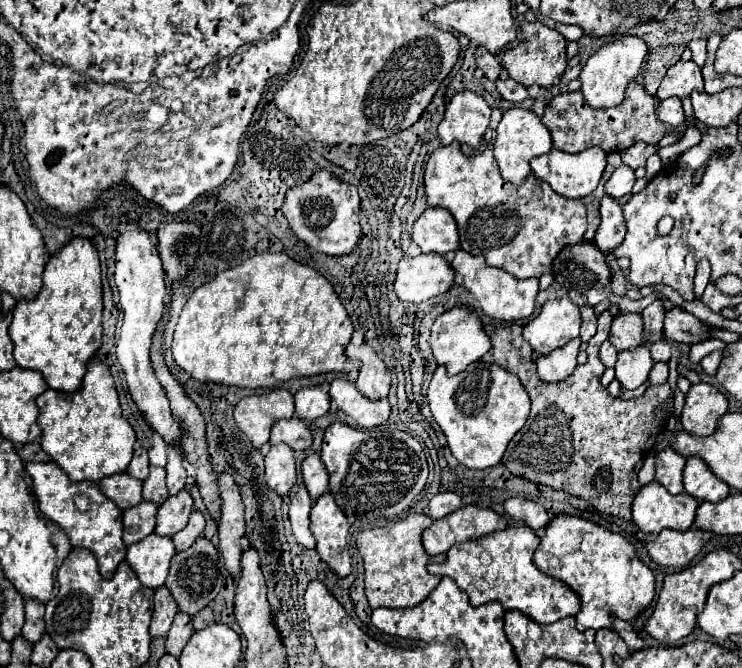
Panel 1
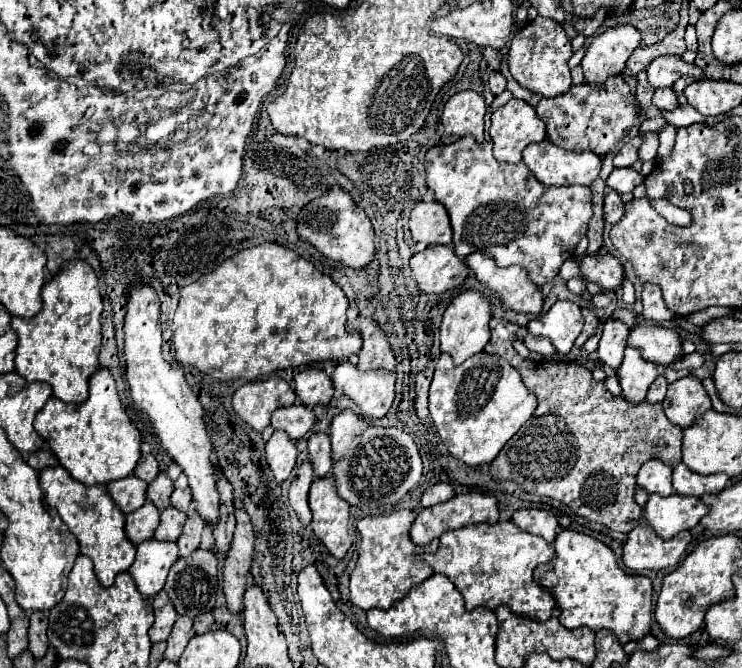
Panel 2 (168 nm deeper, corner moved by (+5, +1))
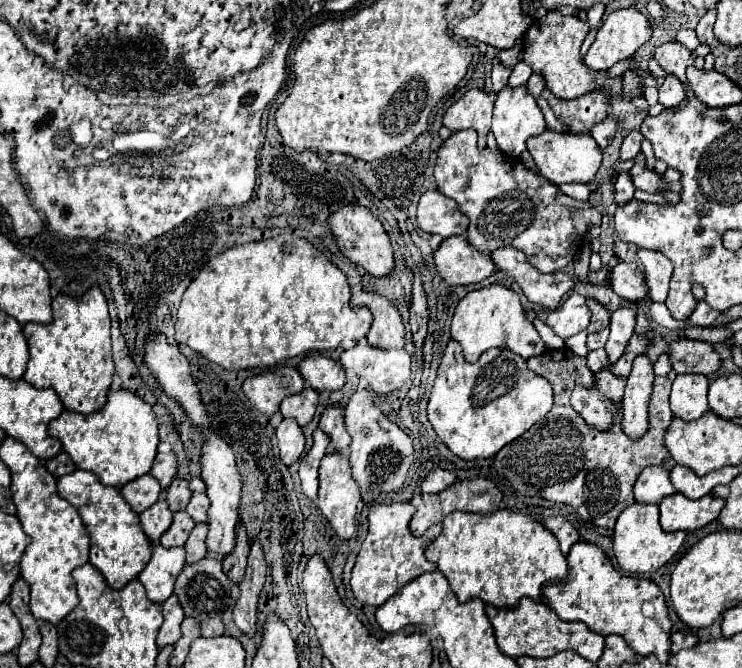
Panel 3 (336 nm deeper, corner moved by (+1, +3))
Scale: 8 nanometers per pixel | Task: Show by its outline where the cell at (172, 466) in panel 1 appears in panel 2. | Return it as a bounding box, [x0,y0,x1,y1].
[171,474,191,512]

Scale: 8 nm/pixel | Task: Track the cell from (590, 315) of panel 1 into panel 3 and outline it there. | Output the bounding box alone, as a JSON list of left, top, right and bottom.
[587,300,609,332]

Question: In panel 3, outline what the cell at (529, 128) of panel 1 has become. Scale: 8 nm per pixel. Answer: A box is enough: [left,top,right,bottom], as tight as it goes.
[493,86,545,156]

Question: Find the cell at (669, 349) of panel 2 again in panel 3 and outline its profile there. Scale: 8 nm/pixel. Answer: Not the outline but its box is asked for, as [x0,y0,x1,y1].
[671,340,721,376]

